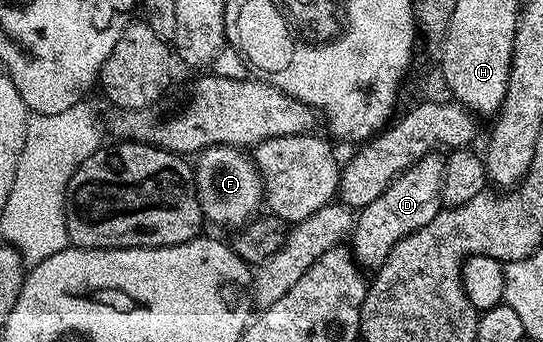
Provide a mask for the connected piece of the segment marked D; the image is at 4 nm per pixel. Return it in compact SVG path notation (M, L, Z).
M430 152L418 162L412 162L381 196L359 210L351 231L351 249L362 267L376 268L383 265L391 248L395 248L399 240L423 228L423 224L435 220L435 216L443 208L445 158L437 154L440 153Z

